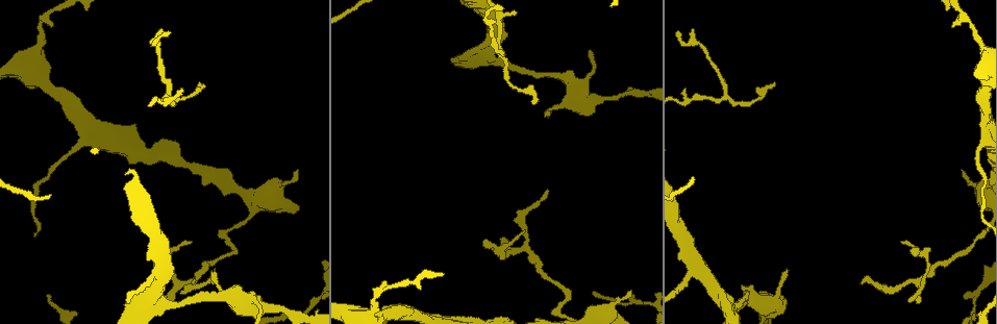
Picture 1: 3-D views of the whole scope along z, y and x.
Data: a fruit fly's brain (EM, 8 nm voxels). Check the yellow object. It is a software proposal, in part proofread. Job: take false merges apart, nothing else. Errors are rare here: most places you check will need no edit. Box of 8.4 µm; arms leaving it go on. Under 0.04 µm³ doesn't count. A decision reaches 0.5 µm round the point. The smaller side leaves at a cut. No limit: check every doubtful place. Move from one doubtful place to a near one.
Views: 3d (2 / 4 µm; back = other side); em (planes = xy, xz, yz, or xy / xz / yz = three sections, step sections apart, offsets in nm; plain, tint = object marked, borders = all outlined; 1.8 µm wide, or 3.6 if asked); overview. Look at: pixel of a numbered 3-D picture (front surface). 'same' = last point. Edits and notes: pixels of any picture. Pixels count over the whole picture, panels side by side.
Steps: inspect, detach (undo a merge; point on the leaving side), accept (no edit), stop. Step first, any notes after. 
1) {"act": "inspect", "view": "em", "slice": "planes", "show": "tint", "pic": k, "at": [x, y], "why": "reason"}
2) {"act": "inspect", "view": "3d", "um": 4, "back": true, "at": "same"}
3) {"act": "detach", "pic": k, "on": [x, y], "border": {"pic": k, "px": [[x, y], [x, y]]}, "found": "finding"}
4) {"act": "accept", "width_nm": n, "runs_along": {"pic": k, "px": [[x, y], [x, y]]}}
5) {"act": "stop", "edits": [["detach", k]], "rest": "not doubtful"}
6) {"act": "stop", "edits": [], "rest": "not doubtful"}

{"act": "inspect", "view": "3d", "um": 4, "pic": 1, "at": [699, 271]}

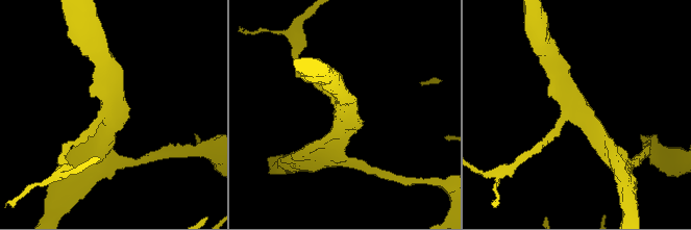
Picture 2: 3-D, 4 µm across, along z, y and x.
{"act": "inspect", "view": "em", "slice": "yz", "step": 16, "show": "tint", "pic": 2, "at": [342, 116], "why": "shape alone is not enough"}

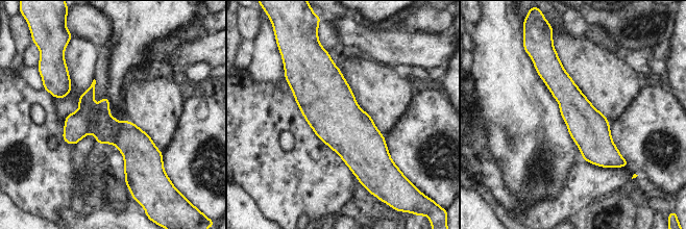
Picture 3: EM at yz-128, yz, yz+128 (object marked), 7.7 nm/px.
{"act": "accept", "width_nm": 200, "runs_along": {"pic": 3, "px": [[553, 61], [553, 74], [612, 164]]}, "found": "one neuron here"}

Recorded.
{"act": "inspect", "view": "em", "slice": "yz", "step": 16, "show": "tint", "pic": 1, "at": [498, 58], "why": "abrupt turn"}

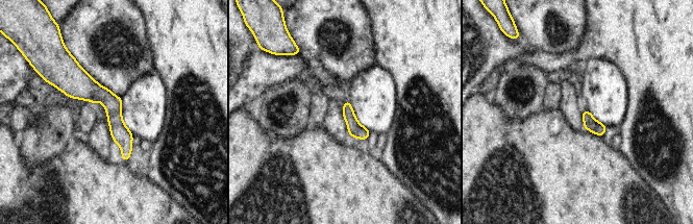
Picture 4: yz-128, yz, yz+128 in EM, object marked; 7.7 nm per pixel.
{"act": "accept", "runs_along": {"pic": 4, "px": [[73, 66], [114, 108], [124, 158]]}, "found": "all the same neuron"}

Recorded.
{"act": "inspect", "view": "3d", "um": 4, "pic": 1, "at": [760, 301], "why": "calibre changes"}

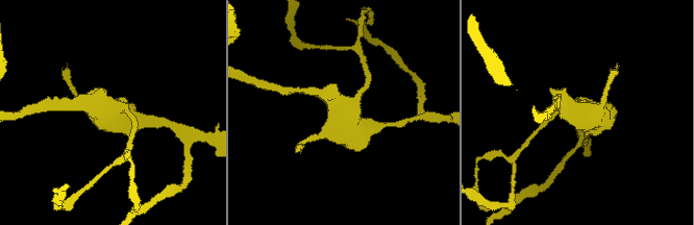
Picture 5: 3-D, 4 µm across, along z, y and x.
{"act": "inspect", "view": "em", "slice": "yz", "step": 4, "show": "tint", "pic": 5, "at": [341, 114], "why": "now the EM"}

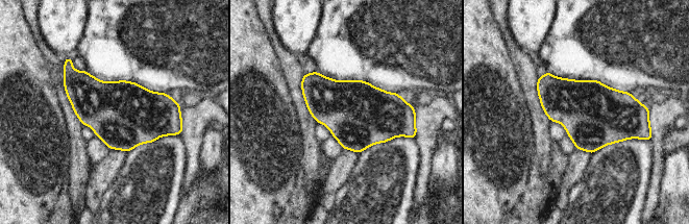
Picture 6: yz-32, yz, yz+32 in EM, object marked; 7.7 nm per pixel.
{"act": "accept", "width_nm": 480, "found": "one neuron here"}

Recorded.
{"act": "inspect", "view": "em", "slice": "planes", "show": "plain", "pic": 1, "at": [529, 251], "why": "abrupt turn"}

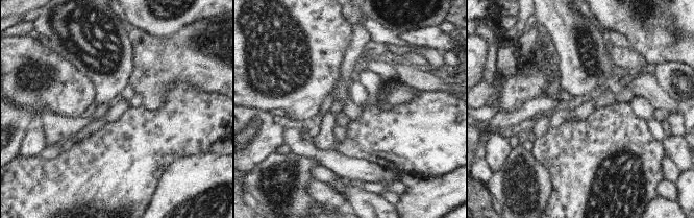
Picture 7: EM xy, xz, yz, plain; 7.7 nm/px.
{"act": "inspect", "view": "em", "slice": "planes", "show": "borders", "at": "same"}

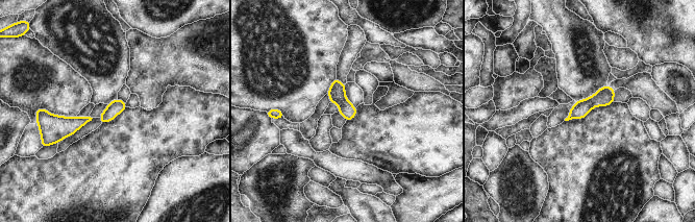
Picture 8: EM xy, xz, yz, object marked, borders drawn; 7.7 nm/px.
{"act": "accept", "width_nm": 110, "runs_along": {"pic": 8, "px": [[612, 92], [592, 101], [571, 116]]}, "found": "continuous, no second neuron"}

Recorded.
{"act": "stop", "edits": [], "rest": "not doubtful"}

